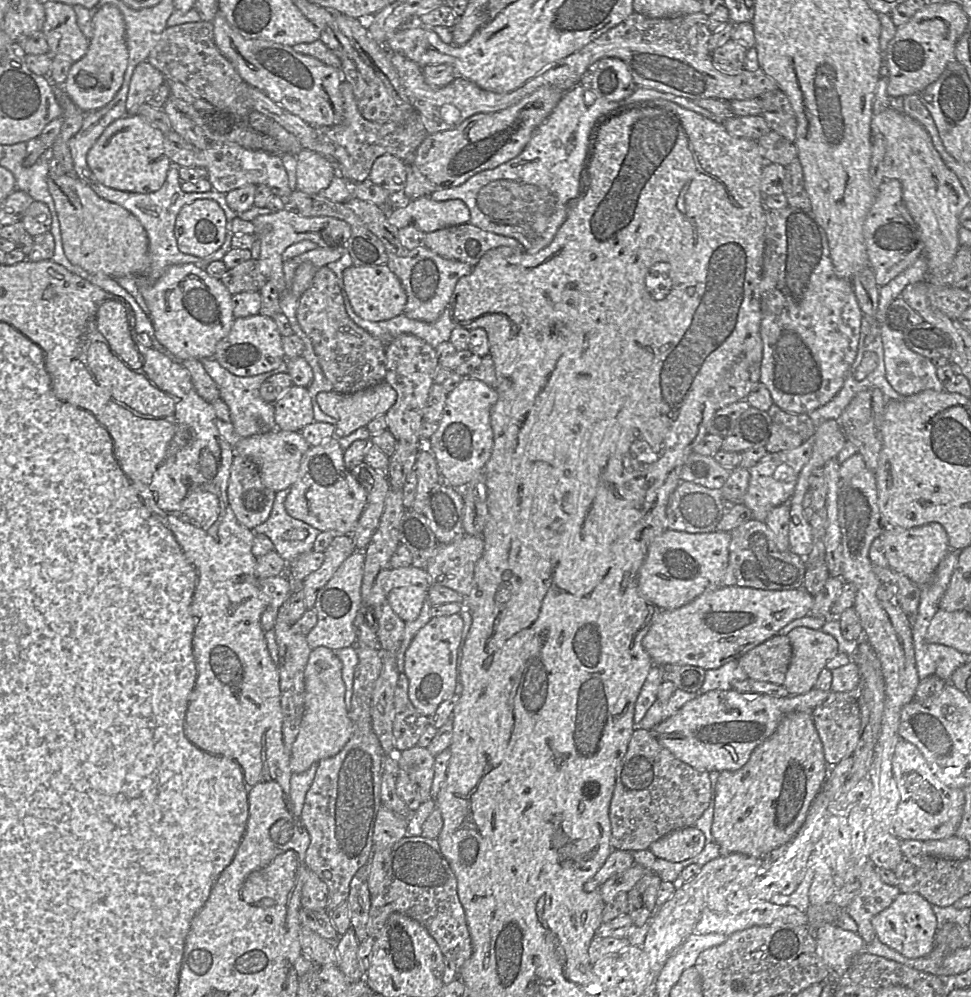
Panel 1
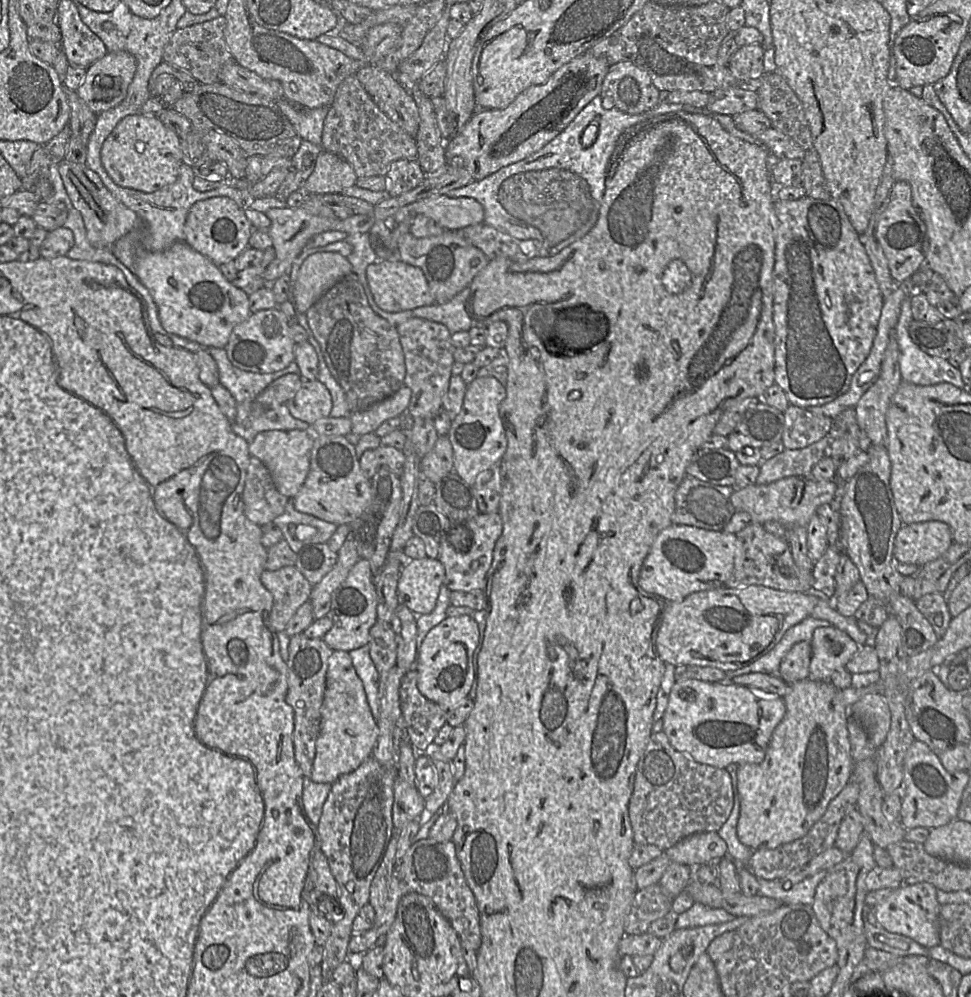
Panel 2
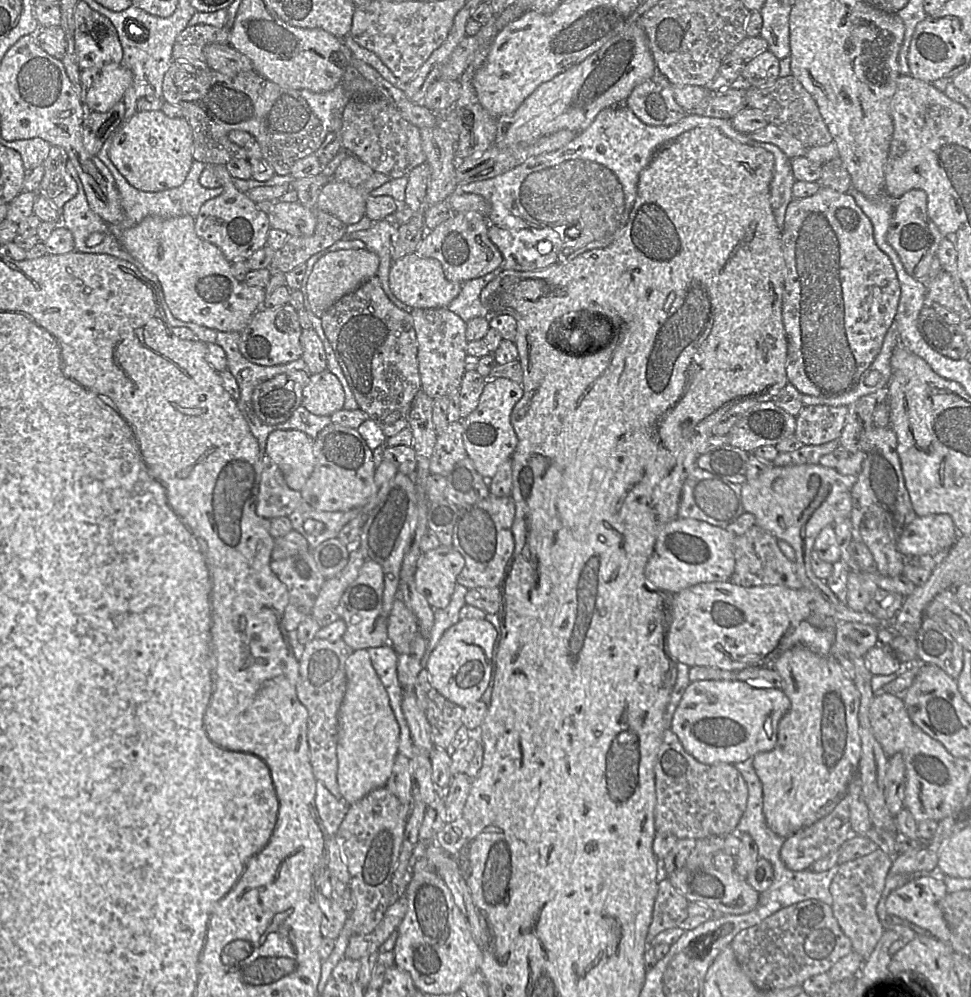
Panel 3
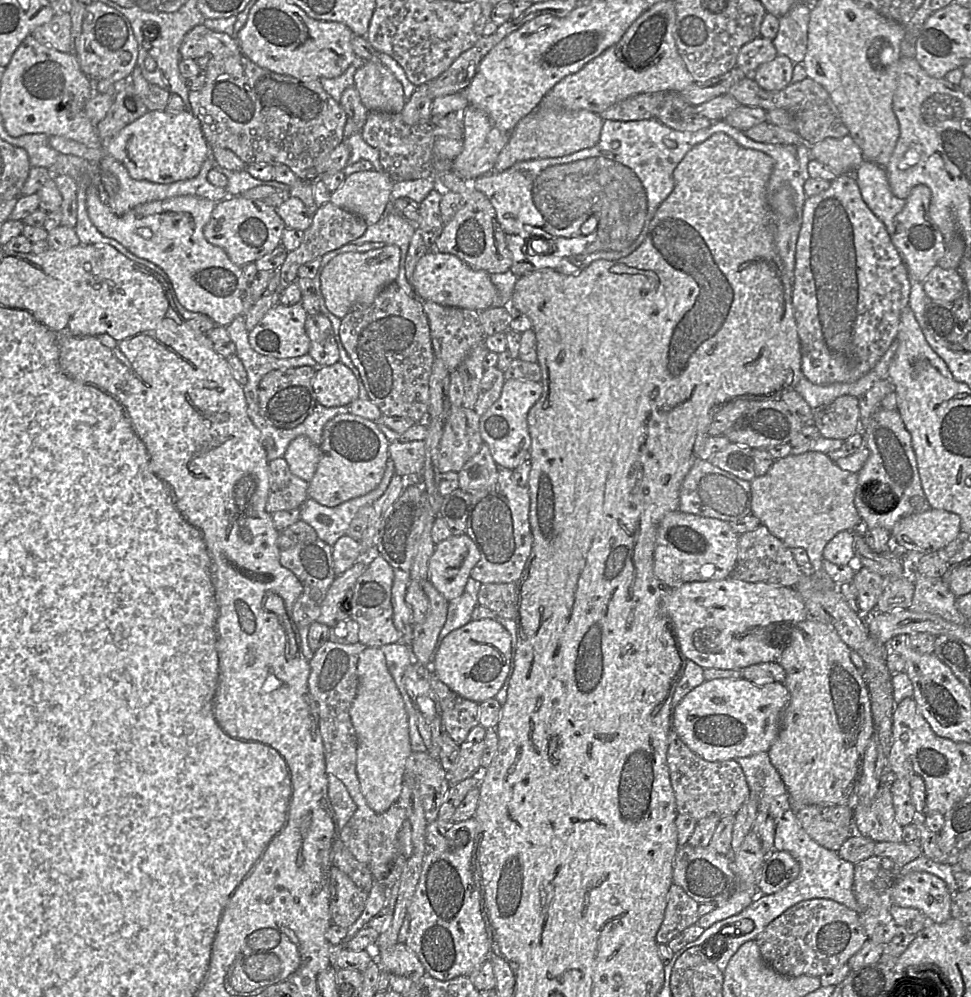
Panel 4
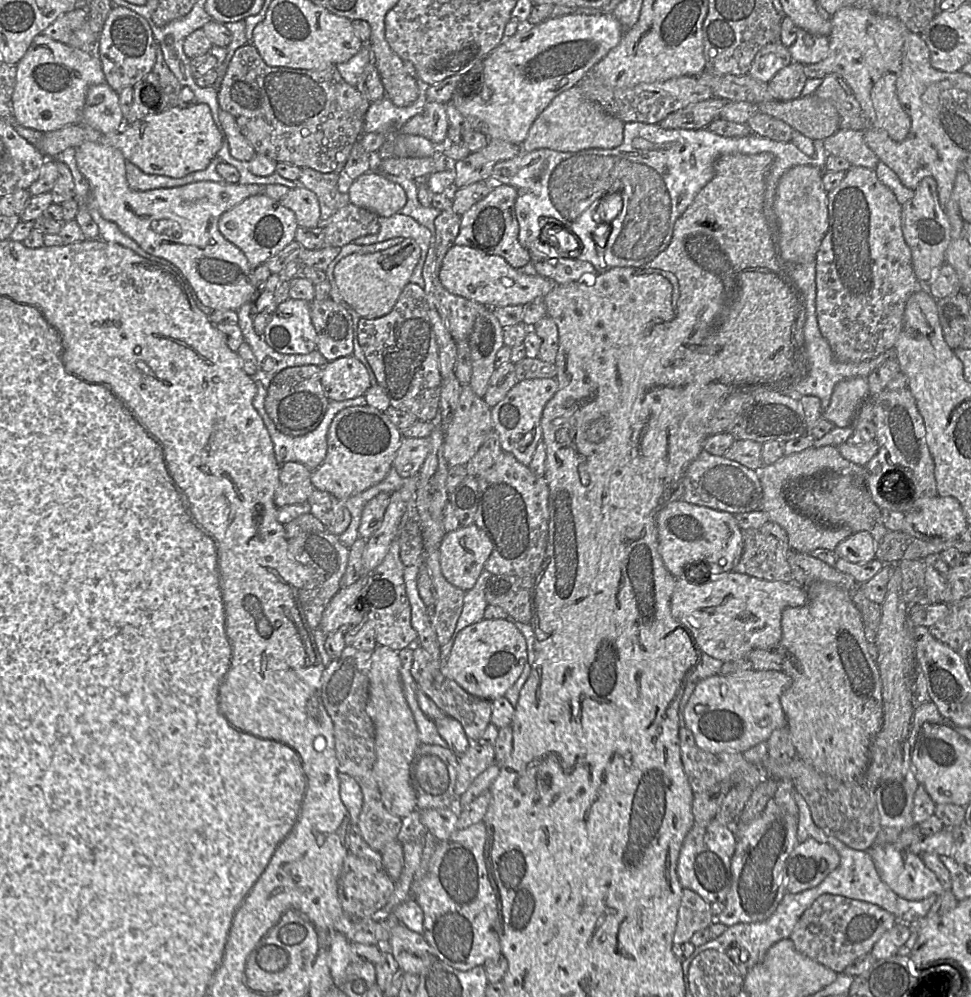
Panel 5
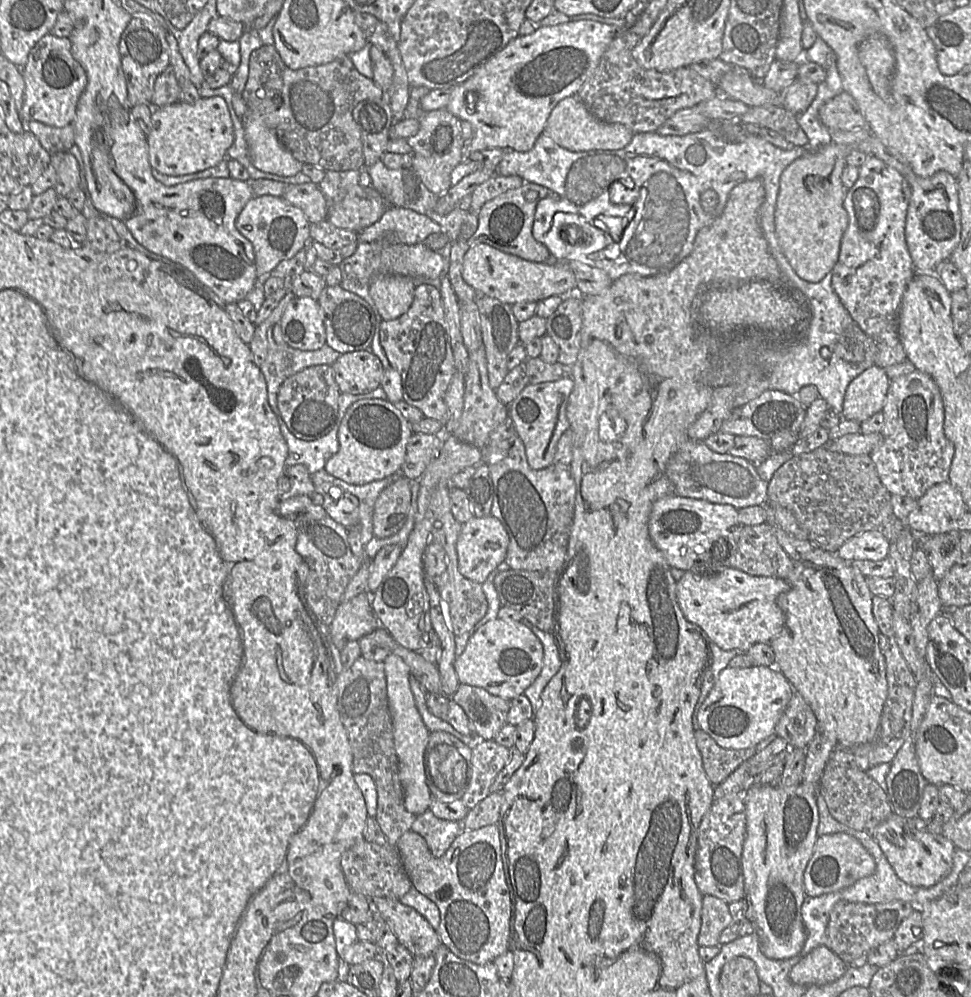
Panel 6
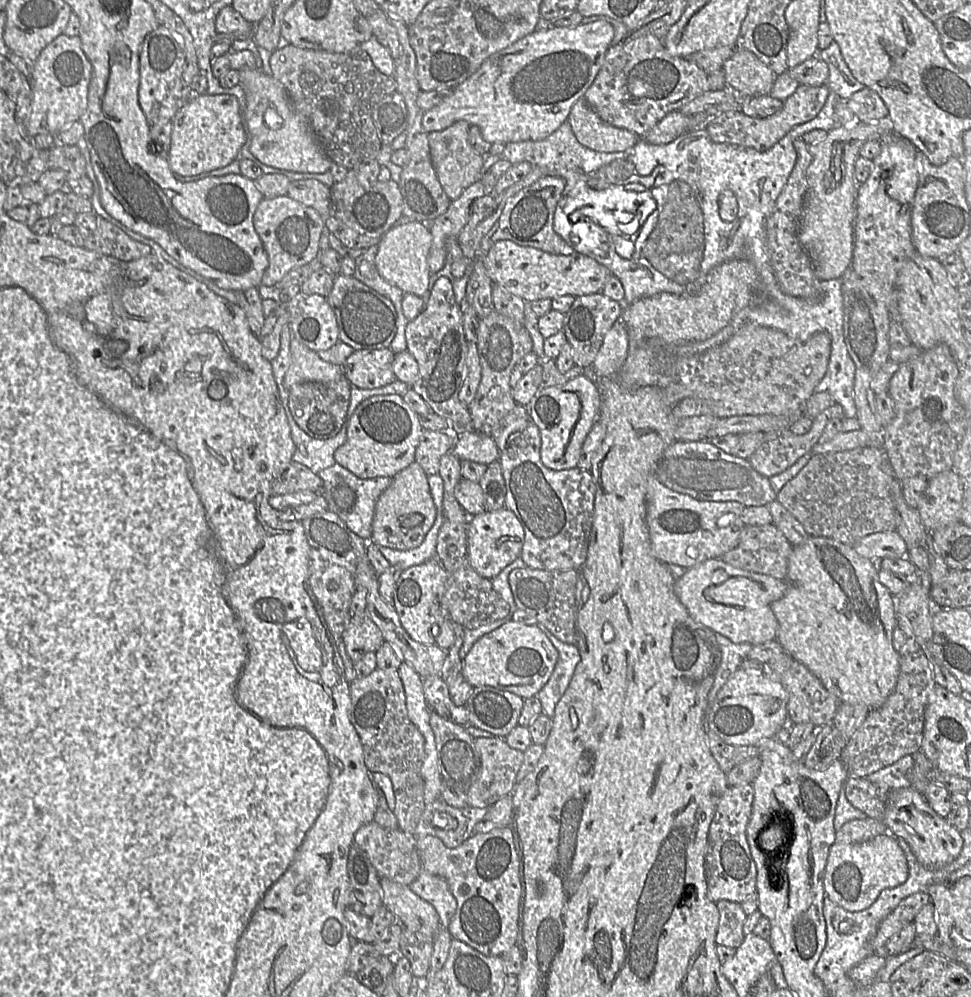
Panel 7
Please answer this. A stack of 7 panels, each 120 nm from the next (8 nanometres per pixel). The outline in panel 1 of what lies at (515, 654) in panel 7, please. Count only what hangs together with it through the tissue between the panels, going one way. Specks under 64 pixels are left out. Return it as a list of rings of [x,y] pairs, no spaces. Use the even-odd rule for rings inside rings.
[[[452,614],[449,616],[433,616],[414,636],[411,644],[404,655],[404,666],[401,673],[405,674],[409,681],[408,697],[415,709],[424,716],[431,716],[437,707],[444,701],[448,700],[454,693],[459,694],[461,692],[461,680],[460,680],[460,667],[459,667],[459,655],[462,643],[462,631],[464,622],[460,614]]]

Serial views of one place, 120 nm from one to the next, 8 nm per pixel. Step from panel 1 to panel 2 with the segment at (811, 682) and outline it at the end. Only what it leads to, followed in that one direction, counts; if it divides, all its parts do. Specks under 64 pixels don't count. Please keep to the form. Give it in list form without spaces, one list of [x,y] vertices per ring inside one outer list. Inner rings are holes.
[[[835,626],[818,627],[813,632],[811,645],[811,662],[809,666],[808,678],[814,681],[829,681],[830,675],[838,668],[843,667],[853,657],[857,650],[861,647],[855,642],[845,631]]]

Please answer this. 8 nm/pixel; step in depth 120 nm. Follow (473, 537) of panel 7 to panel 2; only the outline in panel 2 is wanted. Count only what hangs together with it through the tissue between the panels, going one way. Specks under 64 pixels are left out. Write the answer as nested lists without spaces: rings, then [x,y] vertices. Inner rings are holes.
[[[438,558],[406,560],[401,568],[397,585],[399,603],[416,615],[432,612],[444,578],[445,568]]]

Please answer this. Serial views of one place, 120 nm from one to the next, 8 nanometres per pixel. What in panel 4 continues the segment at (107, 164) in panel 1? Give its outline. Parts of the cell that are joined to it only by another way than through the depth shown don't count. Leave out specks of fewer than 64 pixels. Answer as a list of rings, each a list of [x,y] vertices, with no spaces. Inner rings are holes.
[[[188,109],[148,111],[110,140],[102,142],[102,147],[87,147],[62,136],[49,136],[49,145],[61,154],[78,156],[93,166],[99,166],[104,156],[112,156],[125,166],[131,178],[158,184],[193,178],[211,154],[200,121]]]

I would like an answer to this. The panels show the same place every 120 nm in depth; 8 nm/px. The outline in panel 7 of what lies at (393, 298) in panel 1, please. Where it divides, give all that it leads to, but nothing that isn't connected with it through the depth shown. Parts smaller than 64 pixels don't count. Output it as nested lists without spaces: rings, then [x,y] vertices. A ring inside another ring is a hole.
[[[511,240],[496,241],[485,258],[486,270],[493,284],[519,296],[525,302],[554,299],[564,295],[575,297],[600,293],[613,274],[595,259],[574,253],[555,255],[534,247],[521,246]]]

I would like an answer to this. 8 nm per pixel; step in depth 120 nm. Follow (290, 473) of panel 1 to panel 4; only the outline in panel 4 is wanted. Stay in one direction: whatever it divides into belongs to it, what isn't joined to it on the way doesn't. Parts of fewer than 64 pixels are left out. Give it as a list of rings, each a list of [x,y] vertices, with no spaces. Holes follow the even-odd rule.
[[[298,436],[288,445],[283,459],[295,476],[309,482],[320,459],[320,449],[306,436]]]

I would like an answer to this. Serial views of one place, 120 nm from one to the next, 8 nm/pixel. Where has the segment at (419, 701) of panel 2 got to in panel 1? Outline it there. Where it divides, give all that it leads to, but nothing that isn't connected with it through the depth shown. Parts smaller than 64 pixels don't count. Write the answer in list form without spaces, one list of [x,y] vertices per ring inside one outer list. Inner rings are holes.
[[[400,673],[393,696],[393,744],[397,751],[417,746],[425,729],[430,725],[429,717],[420,714],[408,697],[409,681]]]

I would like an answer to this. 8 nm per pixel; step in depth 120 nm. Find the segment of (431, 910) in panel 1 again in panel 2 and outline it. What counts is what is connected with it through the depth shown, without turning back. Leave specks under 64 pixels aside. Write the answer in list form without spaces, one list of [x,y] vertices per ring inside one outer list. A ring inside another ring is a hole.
[[[430,838],[415,841],[395,864],[394,878],[387,884],[387,899],[381,917],[376,917],[375,924],[369,930],[354,933],[348,945],[348,954],[361,956],[375,946],[380,936],[385,936],[396,918],[398,904],[408,893],[418,893],[431,899],[437,910],[449,921],[456,931],[469,974],[477,965],[477,956],[481,946],[480,915],[473,892],[465,879],[462,867],[456,856],[454,844],[436,842]]]

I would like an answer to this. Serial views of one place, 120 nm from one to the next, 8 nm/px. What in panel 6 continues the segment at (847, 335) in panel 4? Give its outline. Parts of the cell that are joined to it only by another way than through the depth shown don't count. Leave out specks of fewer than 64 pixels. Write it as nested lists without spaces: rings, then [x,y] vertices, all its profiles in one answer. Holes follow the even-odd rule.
[[[869,156],[859,167],[858,179],[847,189],[843,201],[848,225],[841,240],[838,261],[830,274],[831,283],[852,320],[878,347],[900,342],[900,307],[915,273],[905,240],[911,193],[909,183],[896,169]]]

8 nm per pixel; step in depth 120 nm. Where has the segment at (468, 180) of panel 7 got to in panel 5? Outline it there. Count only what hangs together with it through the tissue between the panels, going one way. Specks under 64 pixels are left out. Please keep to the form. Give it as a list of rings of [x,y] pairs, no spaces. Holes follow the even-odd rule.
[[[427,101],[423,111],[409,119],[399,132],[441,144],[447,137],[449,126],[445,104]]]

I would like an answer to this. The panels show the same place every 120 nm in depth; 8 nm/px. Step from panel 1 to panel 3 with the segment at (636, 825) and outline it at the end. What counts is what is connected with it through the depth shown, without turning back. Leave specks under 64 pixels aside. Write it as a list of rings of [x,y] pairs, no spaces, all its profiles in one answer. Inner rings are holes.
[[[670,728],[663,732],[654,765],[656,832],[668,832],[678,839],[703,839],[731,833],[746,808],[748,789],[740,772],[732,764],[700,763],[685,751]]]

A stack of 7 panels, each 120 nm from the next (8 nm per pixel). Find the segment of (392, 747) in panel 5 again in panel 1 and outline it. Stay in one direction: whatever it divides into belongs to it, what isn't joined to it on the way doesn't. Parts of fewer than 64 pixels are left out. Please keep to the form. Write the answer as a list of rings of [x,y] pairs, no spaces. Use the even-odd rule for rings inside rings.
[[[325,646],[312,649],[304,671],[304,683],[304,713],[290,752],[292,773],[303,773],[321,760],[336,755],[353,732],[345,702],[342,662],[333,650]]]

